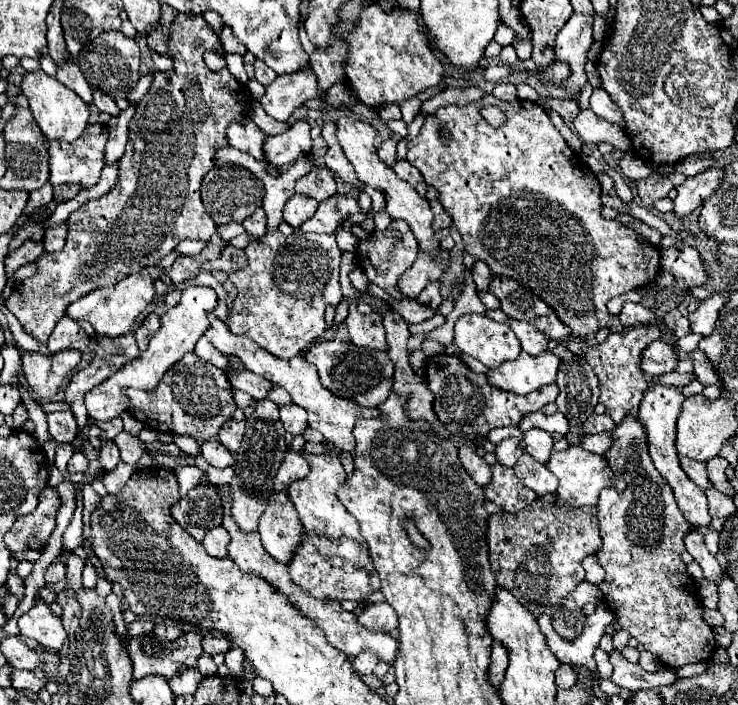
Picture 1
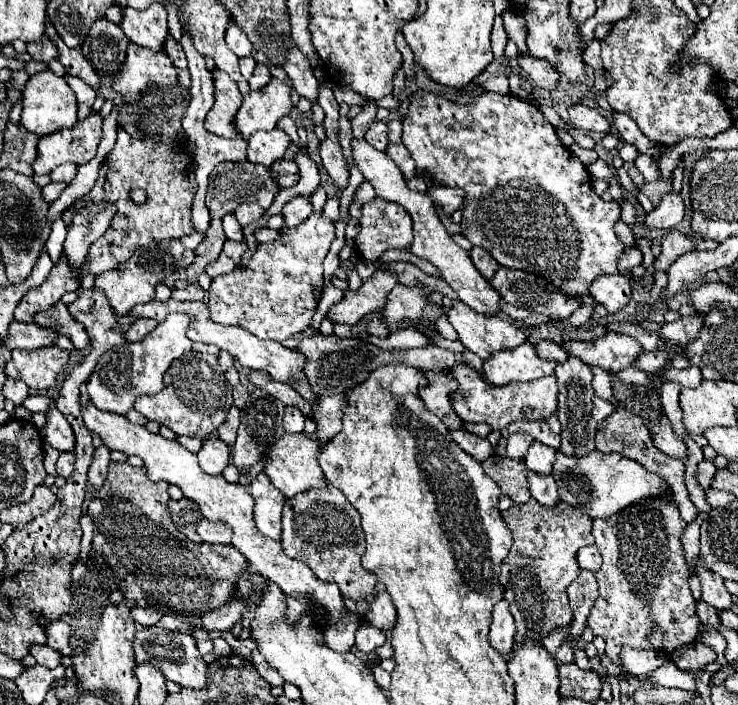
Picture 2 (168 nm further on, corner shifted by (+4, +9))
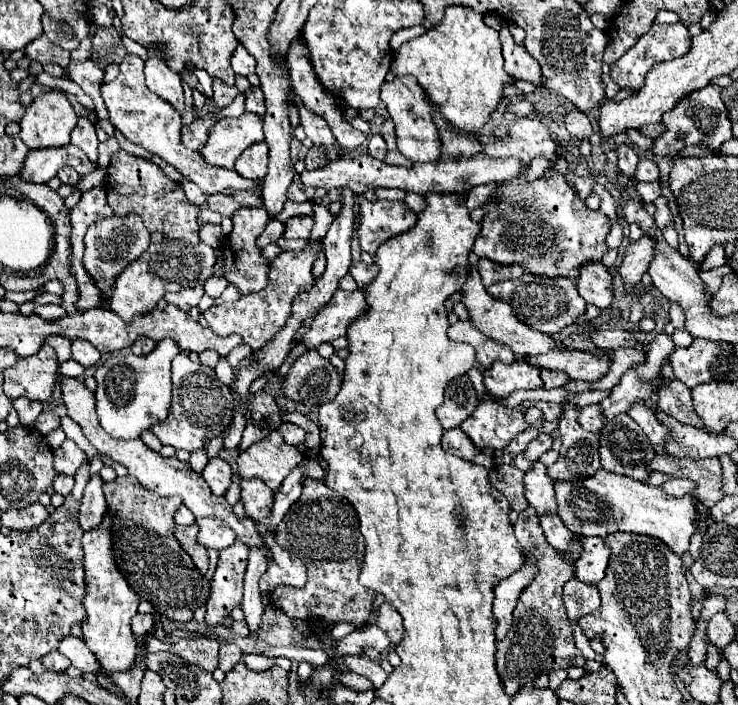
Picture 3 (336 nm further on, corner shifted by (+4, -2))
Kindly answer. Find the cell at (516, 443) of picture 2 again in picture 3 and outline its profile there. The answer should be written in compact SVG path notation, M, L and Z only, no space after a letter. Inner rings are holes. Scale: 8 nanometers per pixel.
M542 433L542 435L538 435L536 439L532 439L532 441L528 443L528 447L526 447L526 451L524 451L524 459L530 461L530 463L534 463L534 461L538 461L538 457L540 457L542 453L546 453L550 447L552 447L552 435Z

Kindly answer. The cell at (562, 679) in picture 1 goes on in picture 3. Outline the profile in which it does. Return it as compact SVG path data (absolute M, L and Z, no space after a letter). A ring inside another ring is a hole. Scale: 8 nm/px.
M570 621L576 647L586 660L594 660L596 654L590 646L589 639L583 634L577 621Z

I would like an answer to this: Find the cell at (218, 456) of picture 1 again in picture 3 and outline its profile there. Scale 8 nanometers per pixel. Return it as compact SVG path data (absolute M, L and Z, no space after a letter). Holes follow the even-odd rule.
M214 457L208 461L206 469L202 471L202 477L214 495L224 495L232 483L232 469L224 459Z

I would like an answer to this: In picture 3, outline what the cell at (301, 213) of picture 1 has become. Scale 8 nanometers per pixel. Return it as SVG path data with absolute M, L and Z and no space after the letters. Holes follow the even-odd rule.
M292 217L286 221L286 231L284 231L284 239L308 239L310 237L310 229L314 225L312 217Z

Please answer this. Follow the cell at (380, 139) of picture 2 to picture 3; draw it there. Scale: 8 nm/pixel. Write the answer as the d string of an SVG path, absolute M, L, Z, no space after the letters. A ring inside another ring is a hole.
M374 133L374 135L370 137L370 143L368 143L368 153L370 153L372 157L376 157L376 159L384 159L384 157L386 157L386 143L384 143L382 135Z

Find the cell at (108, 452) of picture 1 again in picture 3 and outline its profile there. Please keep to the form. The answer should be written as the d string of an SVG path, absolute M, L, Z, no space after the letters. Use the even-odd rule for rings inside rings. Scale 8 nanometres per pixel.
M92 475L90 483L84 489L84 497L82 497L80 511L78 511L78 521L80 521L80 527L84 531L94 529L102 521L102 517L106 513L106 499L104 499L102 485L104 485L102 477Z

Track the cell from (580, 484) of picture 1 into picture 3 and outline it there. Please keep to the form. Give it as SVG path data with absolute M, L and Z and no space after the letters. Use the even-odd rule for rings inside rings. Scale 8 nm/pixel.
M600 469L596 475L578 481L556 481L558 513L564 525L580 535L610 535L616 531L652 535L664 541L676 555L688 549L690 537L696 533L694 519L698 515L692 497L666 495L662 487L652 487L644 481Z

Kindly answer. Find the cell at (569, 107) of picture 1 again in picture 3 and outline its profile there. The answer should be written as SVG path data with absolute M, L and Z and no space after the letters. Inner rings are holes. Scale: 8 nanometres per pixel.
M501 25L500 41L502 41L502 57L504 57L504 71L514 79L528 81L536 87L542 85L542 71L536 59L520 45L514 43L512 35L506 25Z

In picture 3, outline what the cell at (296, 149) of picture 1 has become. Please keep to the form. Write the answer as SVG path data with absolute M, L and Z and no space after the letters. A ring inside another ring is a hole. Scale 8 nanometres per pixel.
M254 143L250 145L234 167L242 177L262 181L268 171L268 145L266 143Z

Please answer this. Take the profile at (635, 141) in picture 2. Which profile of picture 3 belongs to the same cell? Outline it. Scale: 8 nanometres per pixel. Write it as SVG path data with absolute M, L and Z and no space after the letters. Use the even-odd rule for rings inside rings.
M640 159L638 169L636 169L636 179L638 181L656 181L660 177L658 165L650 159Z

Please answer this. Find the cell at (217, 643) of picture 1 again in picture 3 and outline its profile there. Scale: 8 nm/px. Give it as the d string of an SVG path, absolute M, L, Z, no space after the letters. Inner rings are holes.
M236 541L232 547L220 551L220 561L212 579L212 595L208 599L206 625L220 627L232 609L242 603L244 571L248 563L248 547Z

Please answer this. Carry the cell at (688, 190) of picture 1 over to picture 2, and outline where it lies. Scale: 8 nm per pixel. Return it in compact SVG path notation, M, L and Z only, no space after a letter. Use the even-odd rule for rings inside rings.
M666 194L662 202L646 216L642 222L642 228L660 230L660 228L674 228L684 218L684 202L680 194Z

